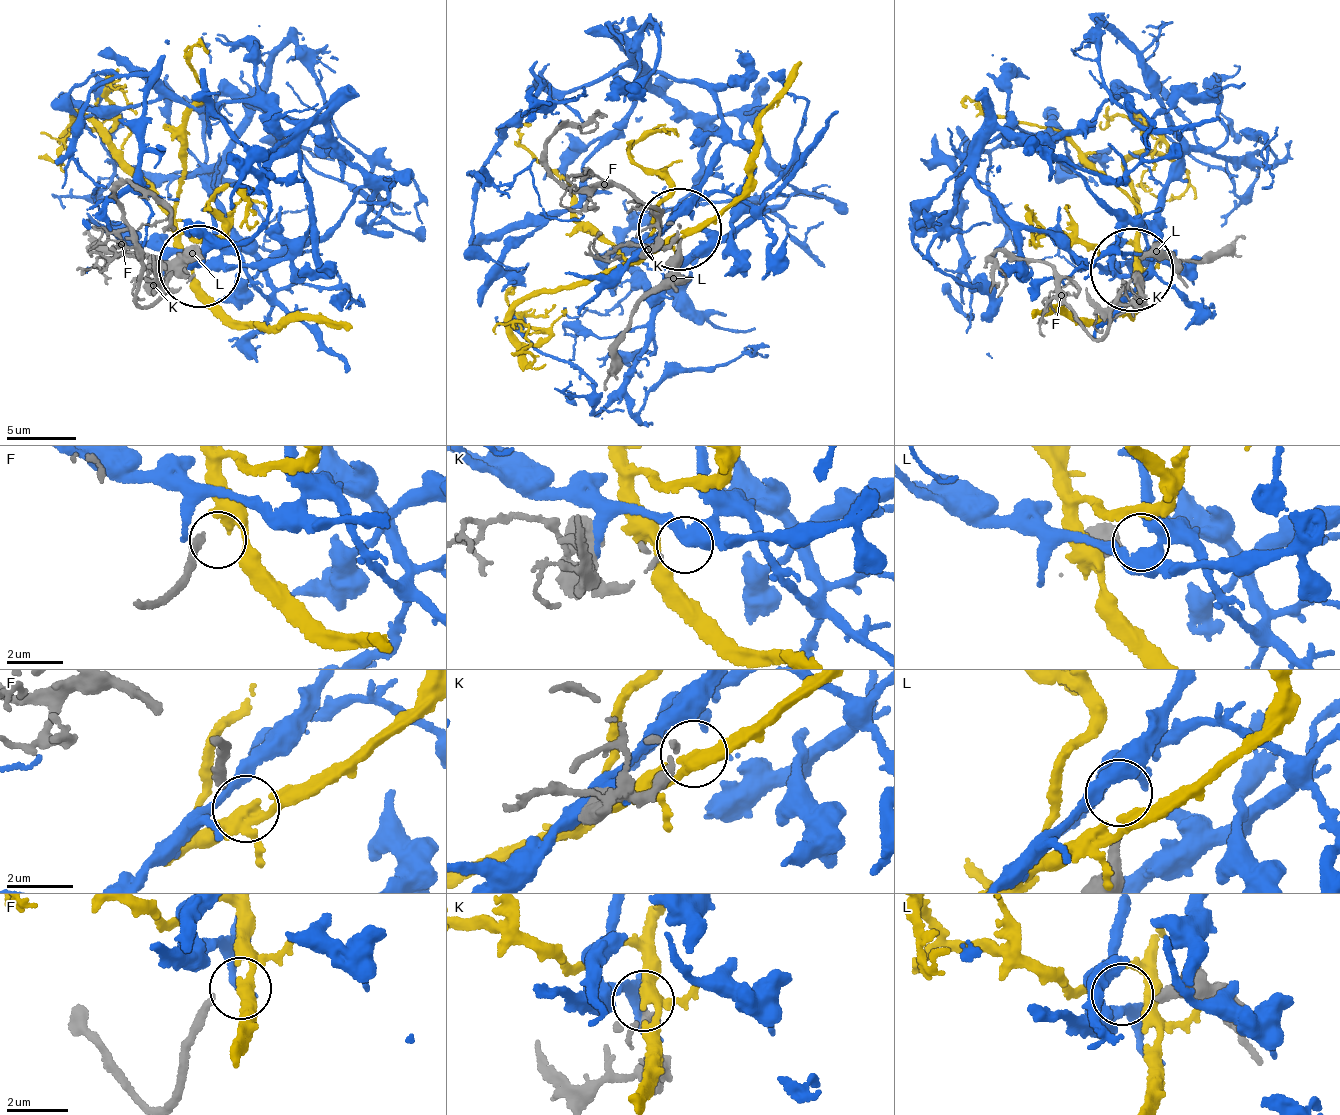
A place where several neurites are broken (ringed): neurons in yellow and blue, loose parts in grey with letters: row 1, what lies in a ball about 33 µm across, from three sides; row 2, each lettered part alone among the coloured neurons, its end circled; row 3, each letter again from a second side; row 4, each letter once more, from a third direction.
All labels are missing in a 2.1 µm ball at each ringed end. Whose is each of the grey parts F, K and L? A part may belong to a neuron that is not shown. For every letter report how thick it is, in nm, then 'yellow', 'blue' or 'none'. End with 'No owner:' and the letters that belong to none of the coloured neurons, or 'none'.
F: 220 nm thick; yellow
K: 100 nm thick; none
L: 300 nm thick; blue
No owner: K

